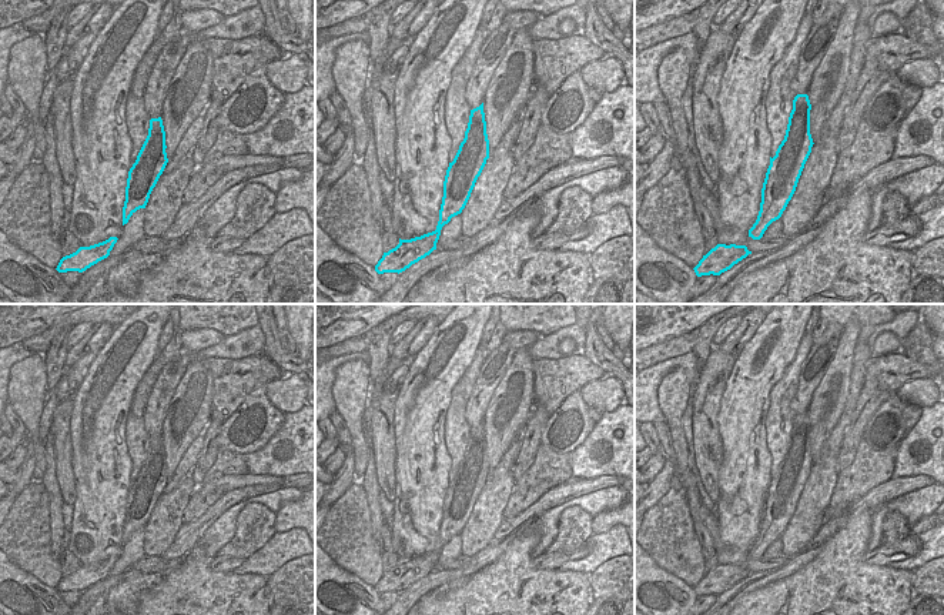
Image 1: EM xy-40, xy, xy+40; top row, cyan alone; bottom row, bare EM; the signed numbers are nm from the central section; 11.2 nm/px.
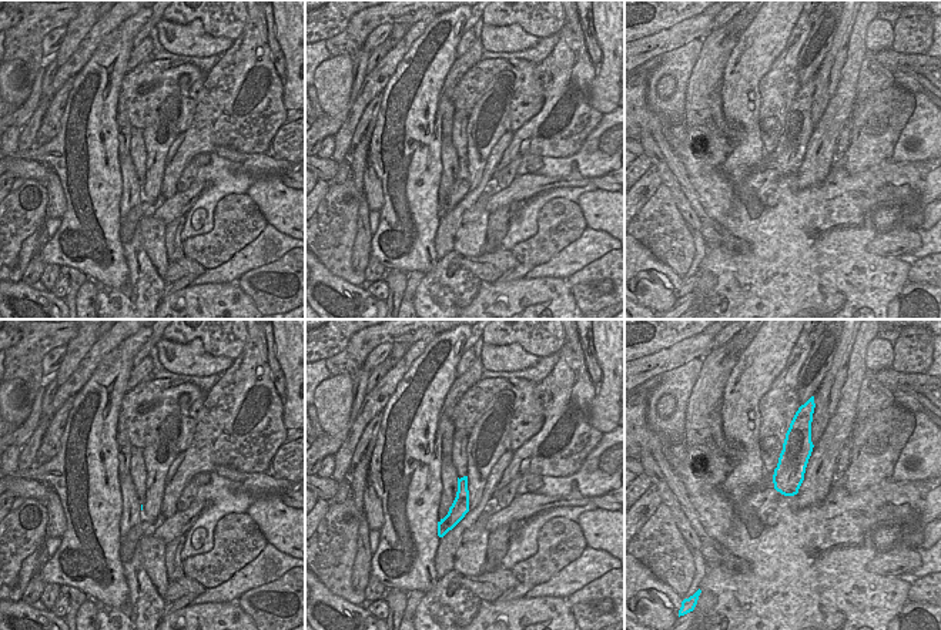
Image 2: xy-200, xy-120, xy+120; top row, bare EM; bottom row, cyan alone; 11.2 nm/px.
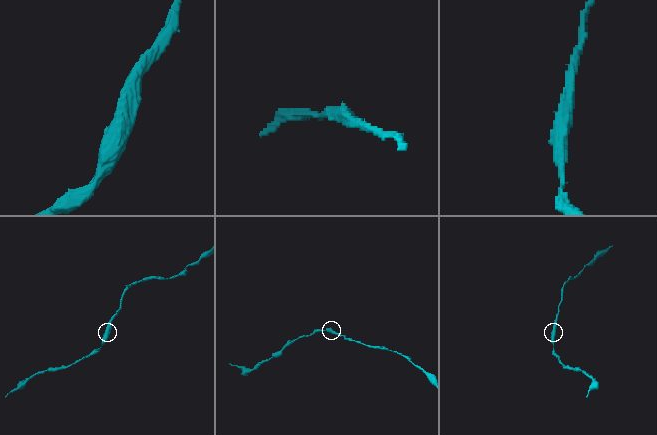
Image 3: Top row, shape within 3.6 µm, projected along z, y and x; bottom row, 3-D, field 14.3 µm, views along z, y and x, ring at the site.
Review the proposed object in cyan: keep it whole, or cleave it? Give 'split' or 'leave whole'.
leave whole

